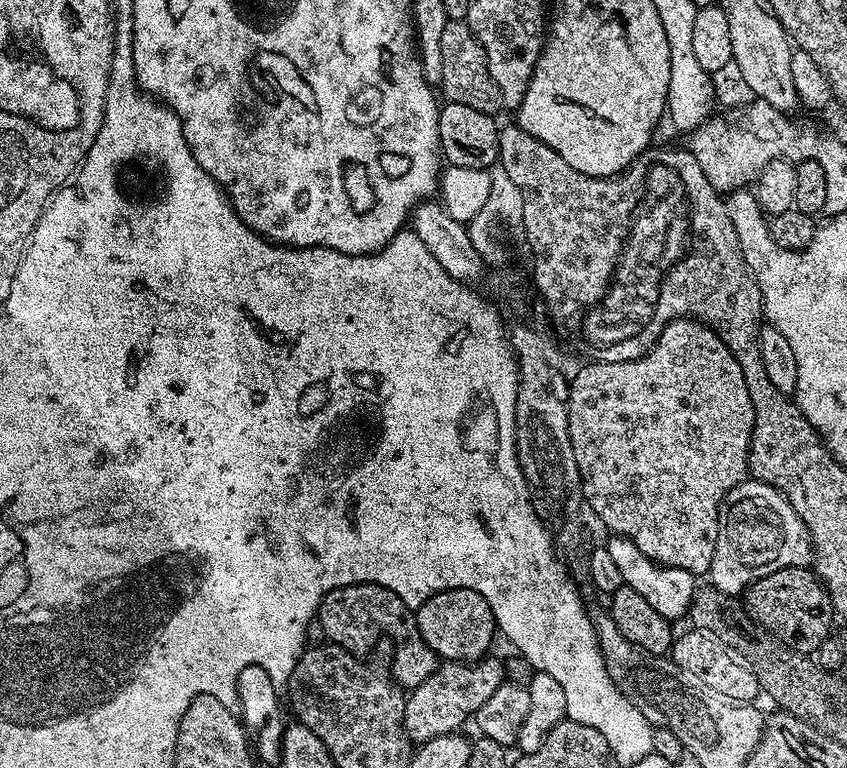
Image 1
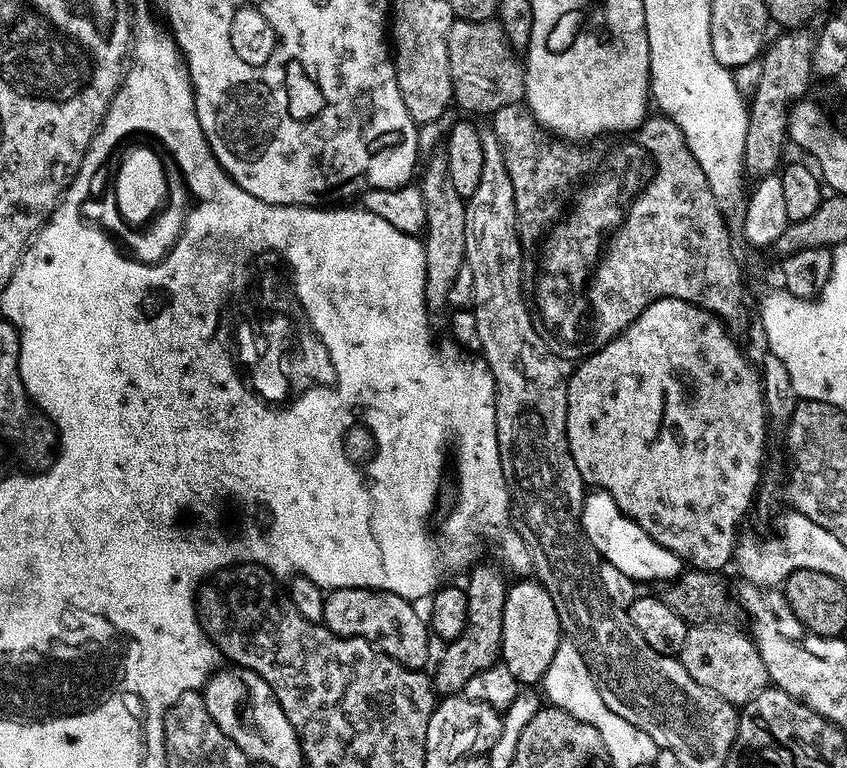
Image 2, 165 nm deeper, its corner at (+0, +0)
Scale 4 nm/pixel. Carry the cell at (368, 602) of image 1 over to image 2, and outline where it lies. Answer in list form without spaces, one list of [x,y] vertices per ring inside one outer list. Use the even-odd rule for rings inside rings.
[[[334,588],[327,593],[324,600],[324,617],[322,623],[336,636],[357,636],[369,640],[381,652],[386,653],[391,660],[396,660],[404,668],[424,670],[428,664],[428,640],[430,628],[422,617],[416,613],[417,605],[411,600],[404,600],[398,594],[379,592],[373,588]]]

